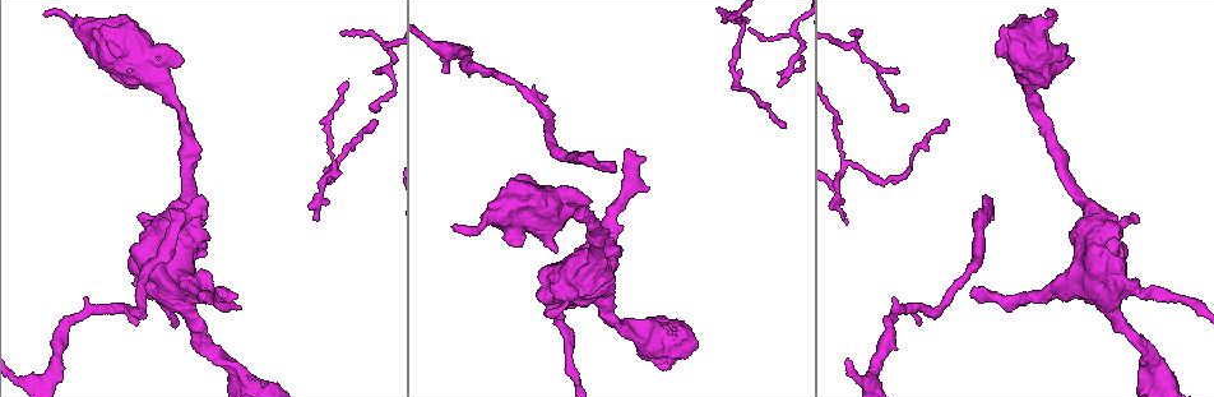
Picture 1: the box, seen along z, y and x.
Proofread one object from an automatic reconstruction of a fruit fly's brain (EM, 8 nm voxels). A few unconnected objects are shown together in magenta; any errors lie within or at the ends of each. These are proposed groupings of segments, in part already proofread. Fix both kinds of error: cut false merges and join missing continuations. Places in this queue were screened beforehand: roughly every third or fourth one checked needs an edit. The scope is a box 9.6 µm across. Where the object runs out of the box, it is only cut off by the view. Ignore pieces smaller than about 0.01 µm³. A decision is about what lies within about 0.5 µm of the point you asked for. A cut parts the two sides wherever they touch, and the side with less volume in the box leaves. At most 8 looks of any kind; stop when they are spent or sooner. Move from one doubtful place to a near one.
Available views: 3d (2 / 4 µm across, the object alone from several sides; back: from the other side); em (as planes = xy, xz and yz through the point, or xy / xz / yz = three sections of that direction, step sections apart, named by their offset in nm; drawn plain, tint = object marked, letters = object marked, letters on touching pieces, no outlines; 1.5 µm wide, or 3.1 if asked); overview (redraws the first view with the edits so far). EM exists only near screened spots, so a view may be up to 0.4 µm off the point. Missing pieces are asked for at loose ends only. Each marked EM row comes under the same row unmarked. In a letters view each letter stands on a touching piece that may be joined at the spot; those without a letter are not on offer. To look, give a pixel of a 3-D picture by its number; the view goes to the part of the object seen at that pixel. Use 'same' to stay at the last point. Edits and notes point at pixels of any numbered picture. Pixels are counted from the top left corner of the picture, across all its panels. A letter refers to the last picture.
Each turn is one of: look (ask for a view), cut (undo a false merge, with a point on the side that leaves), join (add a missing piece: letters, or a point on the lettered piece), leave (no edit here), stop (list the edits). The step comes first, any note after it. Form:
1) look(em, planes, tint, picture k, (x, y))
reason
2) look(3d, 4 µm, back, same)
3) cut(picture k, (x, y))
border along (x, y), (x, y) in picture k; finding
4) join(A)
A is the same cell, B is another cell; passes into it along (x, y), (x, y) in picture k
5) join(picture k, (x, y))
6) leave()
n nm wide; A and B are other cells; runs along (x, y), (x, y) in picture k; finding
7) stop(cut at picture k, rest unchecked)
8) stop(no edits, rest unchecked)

look(3d, 2 µm, picture 1, (613, 171))

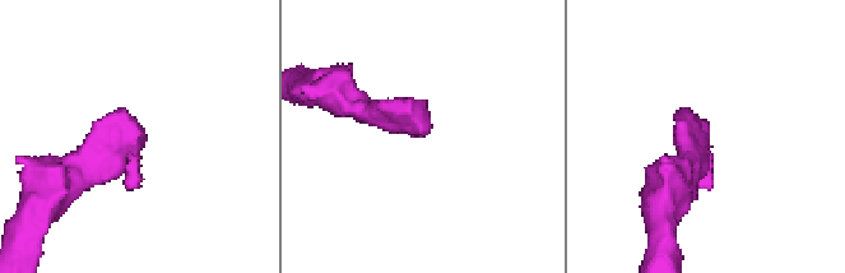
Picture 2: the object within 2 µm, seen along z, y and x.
look(em, xz, step 4, tint, picture 2, (701, 138))

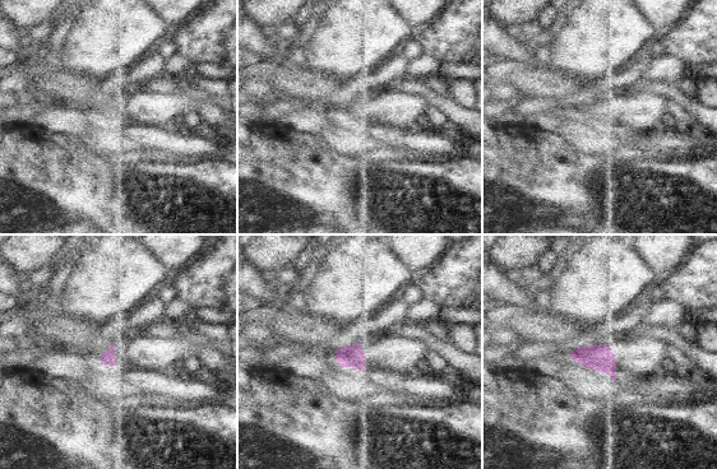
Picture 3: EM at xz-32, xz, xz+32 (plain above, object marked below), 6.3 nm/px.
look(em, planes, letters, same)

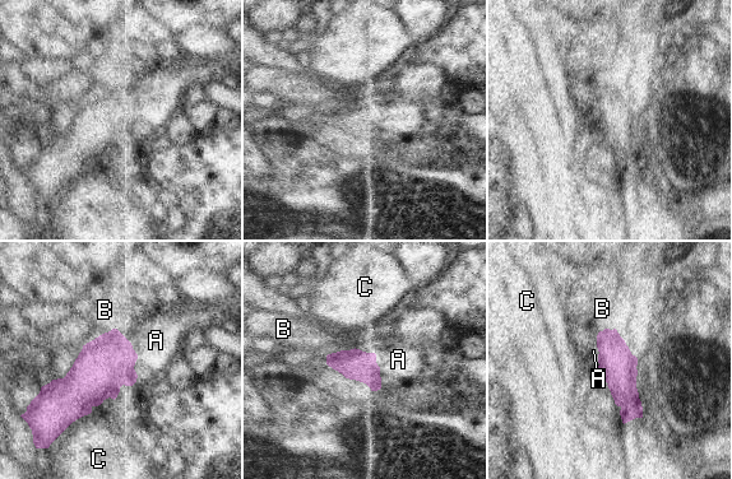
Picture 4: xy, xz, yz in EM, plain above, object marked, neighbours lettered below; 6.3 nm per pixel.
join(A)
190 nm wide; A is the same cell, B and C are other cells; it goes on there

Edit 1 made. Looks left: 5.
look(3d, 2 µm, back, picture 1, (451, 226))
branch stops here

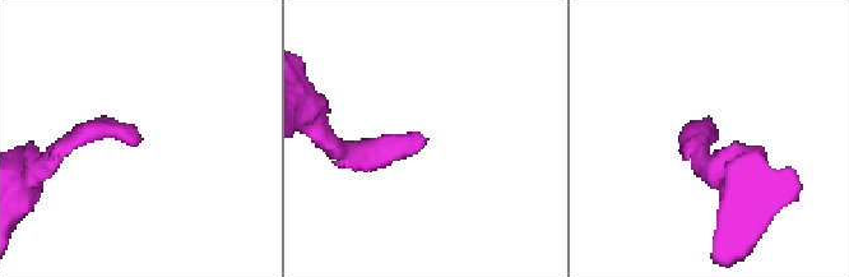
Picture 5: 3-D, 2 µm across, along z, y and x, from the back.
look(em, xy, step 8, tint, picture 5, (428, 138))

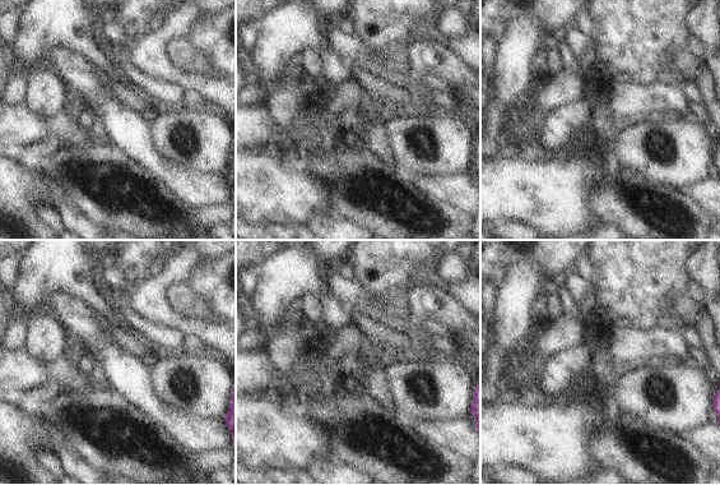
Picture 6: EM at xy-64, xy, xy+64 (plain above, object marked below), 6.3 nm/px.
look(em, planes, letters, same)
cut it another way

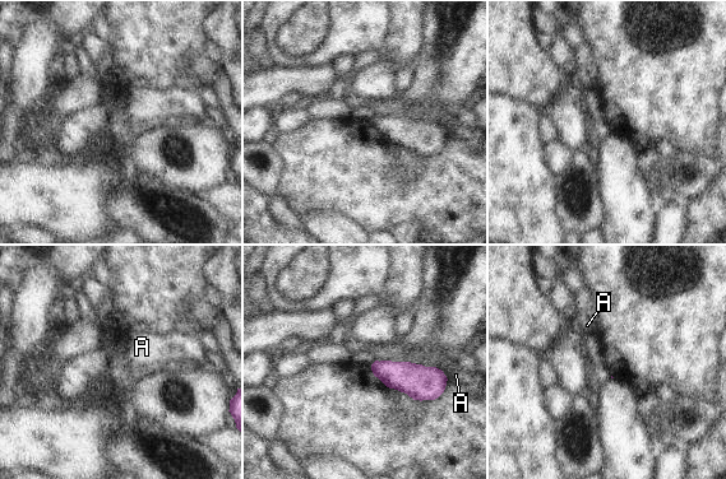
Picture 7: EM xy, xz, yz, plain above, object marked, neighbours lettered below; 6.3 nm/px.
leave()
A is another cell; none of them fits

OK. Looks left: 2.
stop(join at picture 4, rest unchecked)

